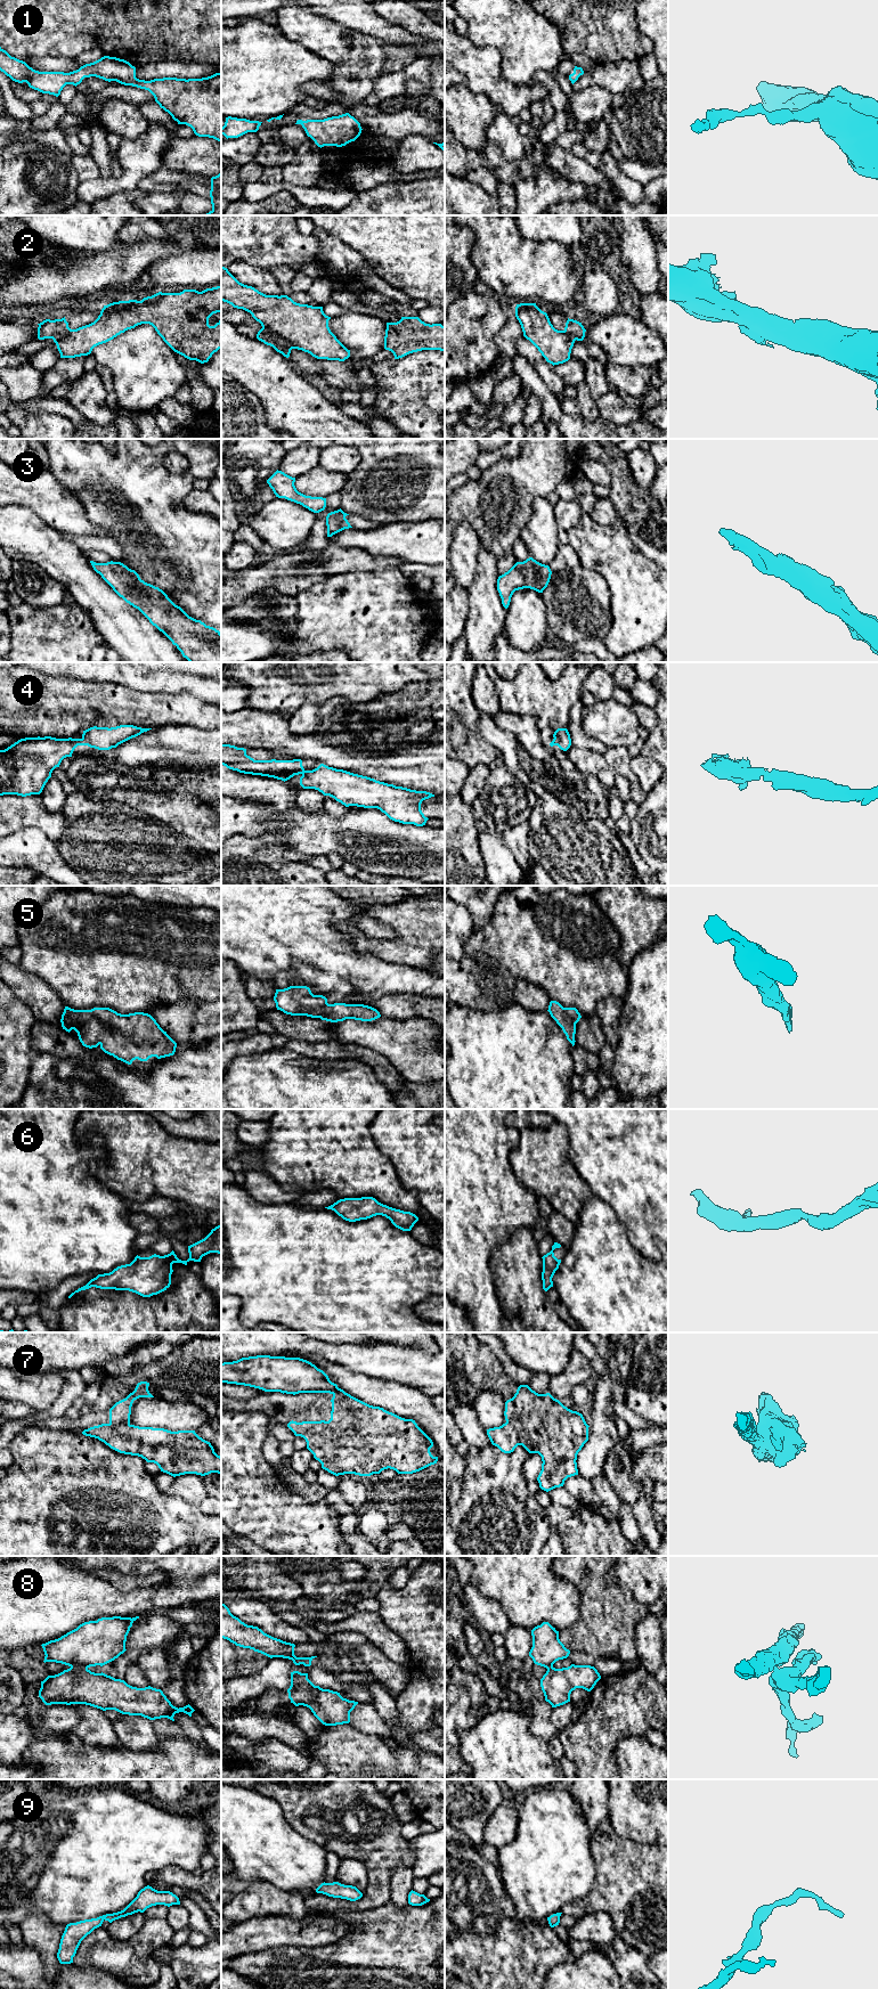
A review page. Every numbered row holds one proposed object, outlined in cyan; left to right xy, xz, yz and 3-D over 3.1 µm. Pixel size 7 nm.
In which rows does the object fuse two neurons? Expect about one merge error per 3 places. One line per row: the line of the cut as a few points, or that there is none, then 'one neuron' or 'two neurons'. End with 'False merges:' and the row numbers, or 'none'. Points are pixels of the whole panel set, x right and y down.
1: cut none; one neuron
2: cut xz (262, 326), (292, 348); two neurons
3: cut none; one neuron
4: cut none; one neuron
5: cut none; one neuron
6: cut none; one neuron
7: cut yz (506, 1421), (515, 1431), (520, 1444); two neurons
8: cut xz (292, 1659), (310, 1661); two neurons
9: cut none; one neuron
False merges: 2, 7, 8

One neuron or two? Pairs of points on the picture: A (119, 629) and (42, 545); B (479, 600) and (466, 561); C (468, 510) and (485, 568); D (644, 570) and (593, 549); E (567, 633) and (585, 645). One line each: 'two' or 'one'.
A: one
B: two
C: two
D: one
E: two

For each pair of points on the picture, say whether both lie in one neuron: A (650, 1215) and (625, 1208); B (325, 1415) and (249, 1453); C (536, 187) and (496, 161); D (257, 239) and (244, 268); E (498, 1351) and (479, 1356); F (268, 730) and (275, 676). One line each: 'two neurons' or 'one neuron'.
A: two neurons
B: two neurons
C: two neurons
D: two neurons
E: two neurons
F: two neurons

